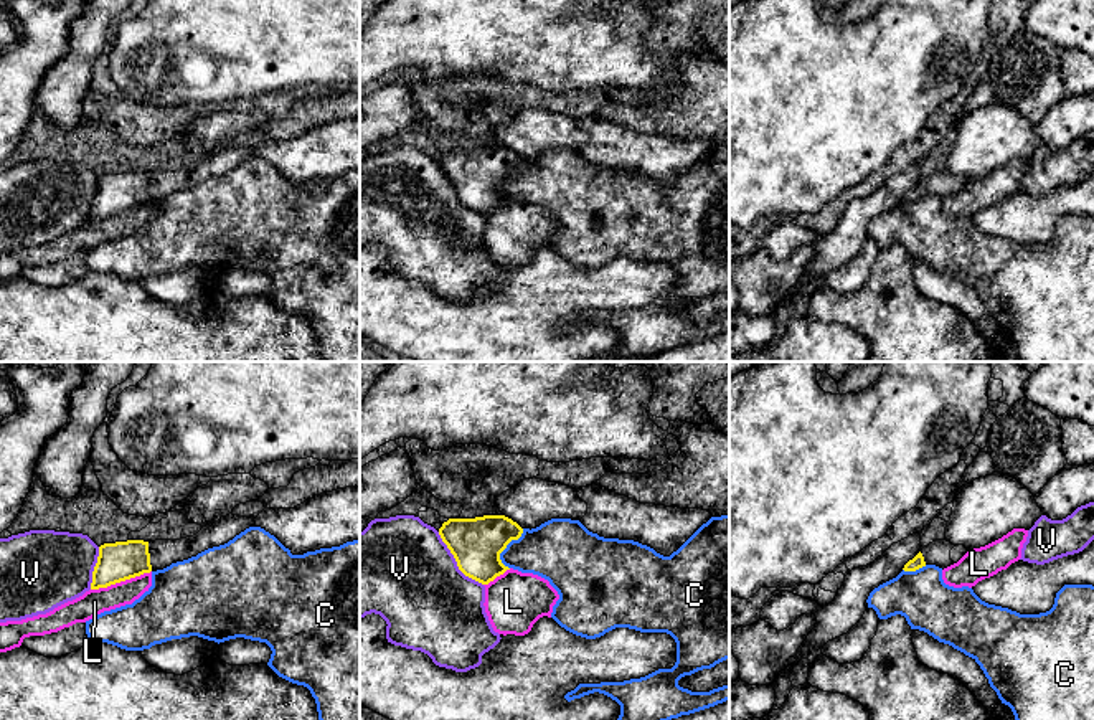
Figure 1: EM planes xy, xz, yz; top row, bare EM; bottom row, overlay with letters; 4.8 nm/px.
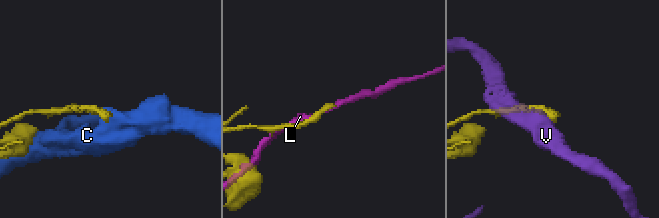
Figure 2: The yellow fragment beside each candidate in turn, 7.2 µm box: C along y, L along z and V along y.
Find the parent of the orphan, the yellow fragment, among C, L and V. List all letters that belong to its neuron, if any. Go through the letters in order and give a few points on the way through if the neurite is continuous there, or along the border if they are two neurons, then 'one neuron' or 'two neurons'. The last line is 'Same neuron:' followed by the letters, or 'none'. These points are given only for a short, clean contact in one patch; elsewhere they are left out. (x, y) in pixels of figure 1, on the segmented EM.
C: two neurons
L: two neurons
V: two neurons
Same neuron: none

